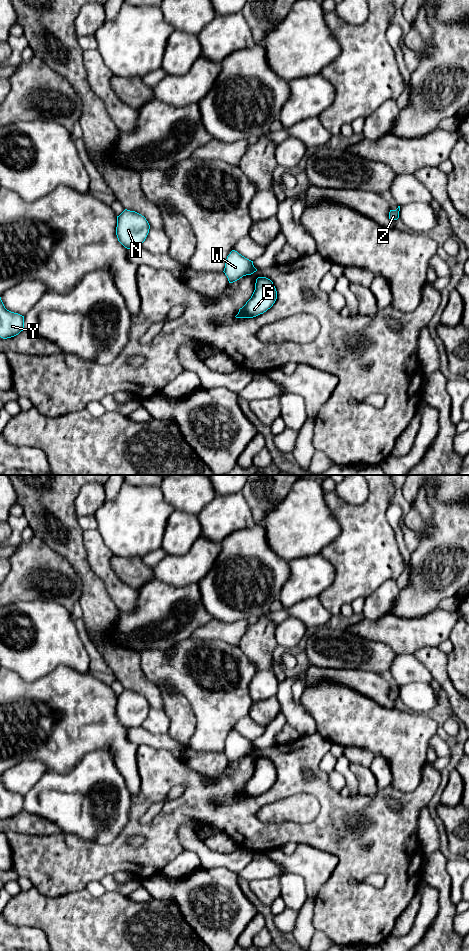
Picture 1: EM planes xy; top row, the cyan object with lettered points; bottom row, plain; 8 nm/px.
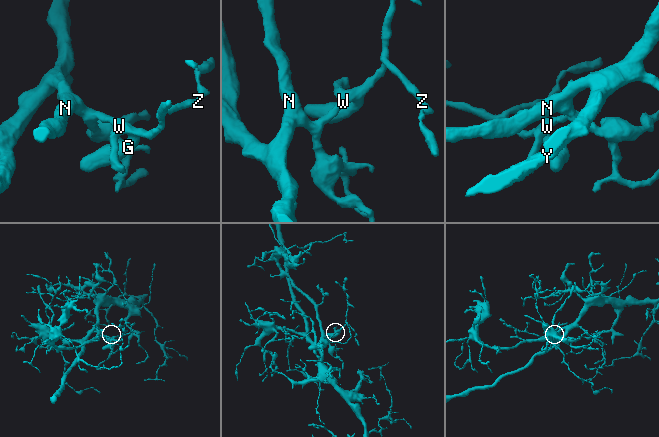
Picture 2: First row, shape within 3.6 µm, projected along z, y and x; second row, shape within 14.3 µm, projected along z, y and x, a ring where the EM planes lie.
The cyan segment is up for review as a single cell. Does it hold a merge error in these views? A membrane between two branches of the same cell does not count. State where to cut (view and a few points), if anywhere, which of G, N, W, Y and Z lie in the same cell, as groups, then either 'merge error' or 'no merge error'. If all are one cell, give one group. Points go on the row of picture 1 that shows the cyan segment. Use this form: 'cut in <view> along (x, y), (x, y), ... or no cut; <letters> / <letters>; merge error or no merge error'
no cut; G N W Y Z; no merge error

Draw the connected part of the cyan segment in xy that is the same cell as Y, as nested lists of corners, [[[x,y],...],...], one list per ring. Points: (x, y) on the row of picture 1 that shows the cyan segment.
[[[0,297],[0,337],[11,338],[23,330],[24,316],[7,310]]]

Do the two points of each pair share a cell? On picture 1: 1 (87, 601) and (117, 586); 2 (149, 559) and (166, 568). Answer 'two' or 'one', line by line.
1: two
2: two

